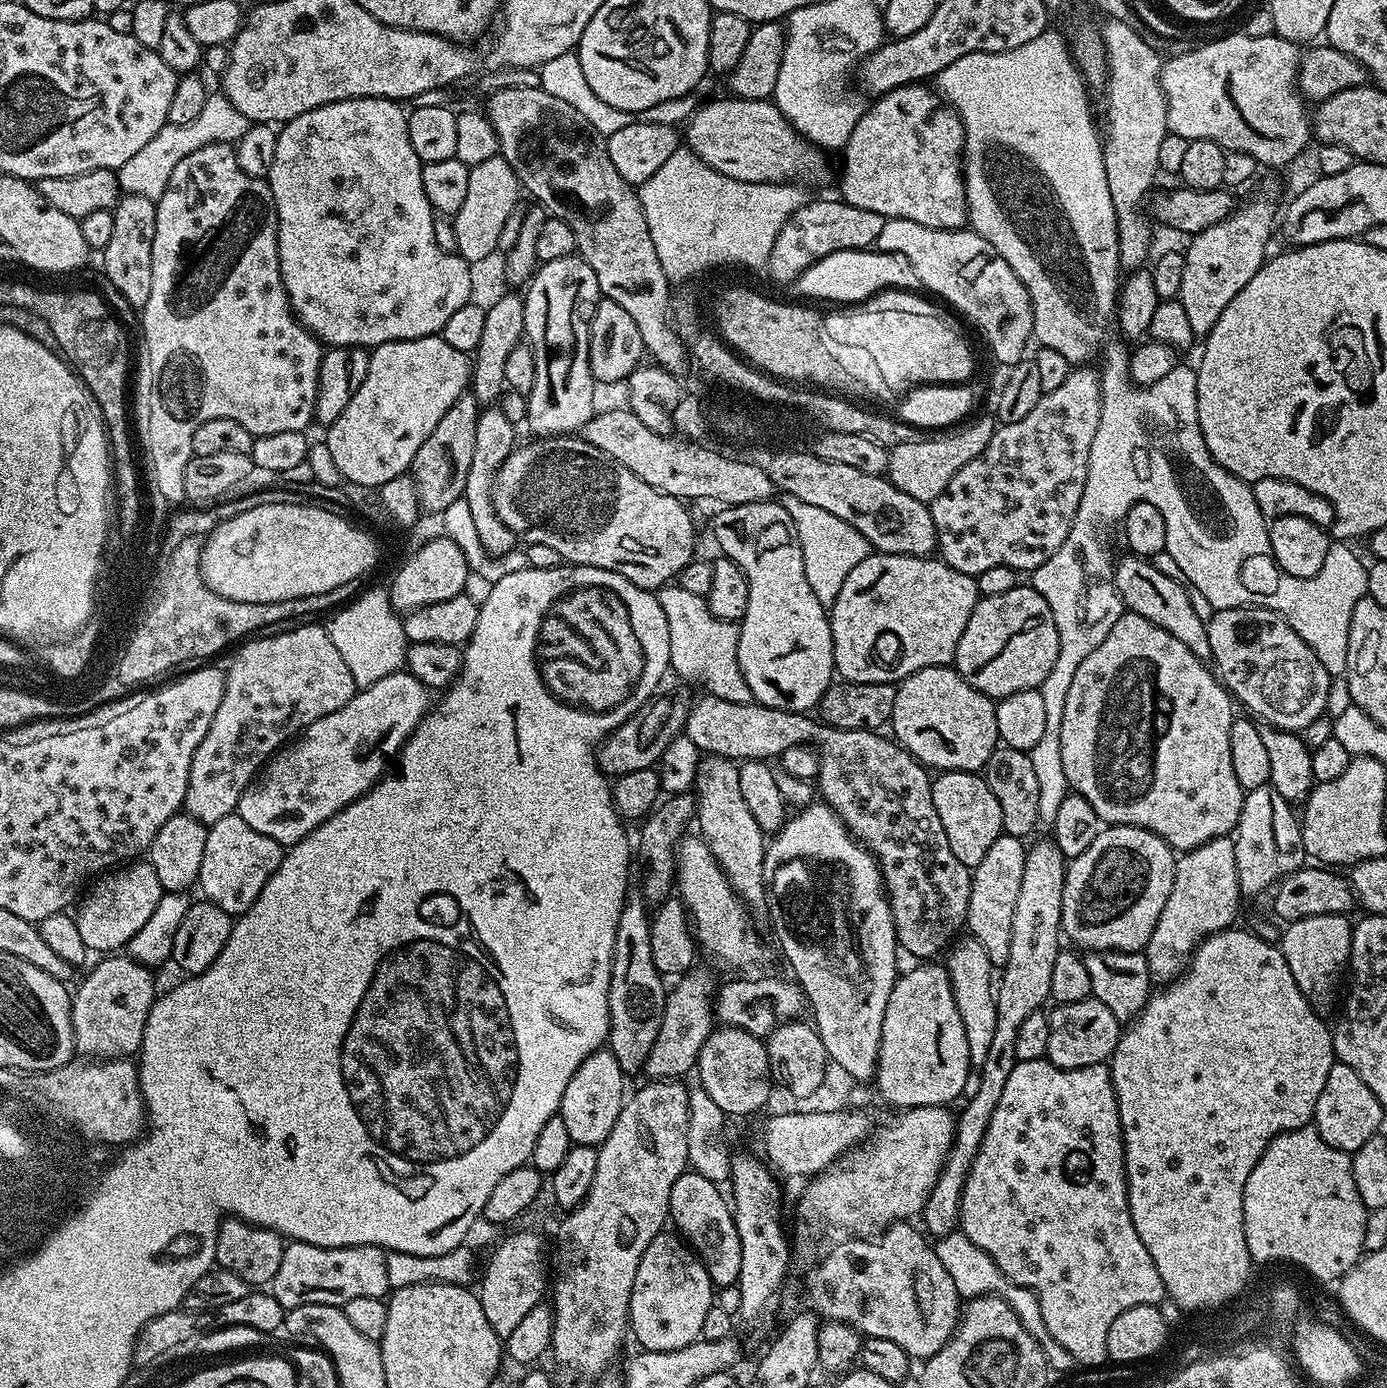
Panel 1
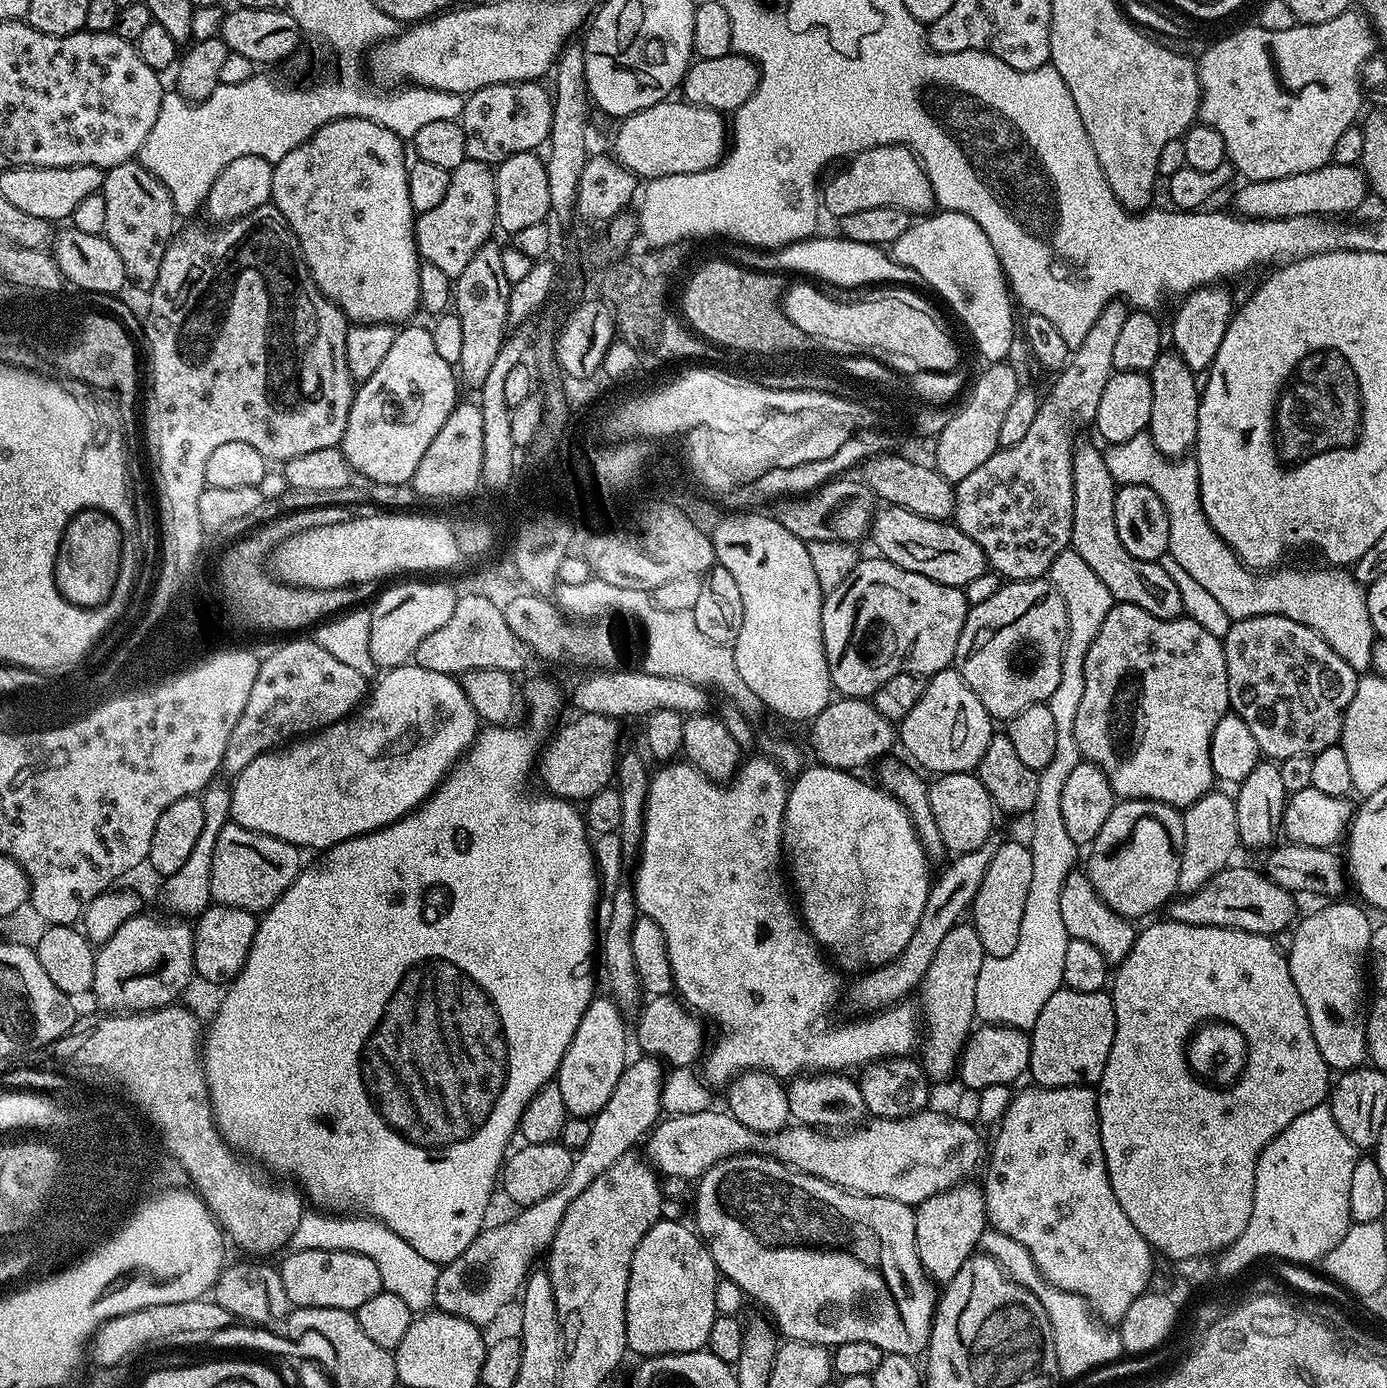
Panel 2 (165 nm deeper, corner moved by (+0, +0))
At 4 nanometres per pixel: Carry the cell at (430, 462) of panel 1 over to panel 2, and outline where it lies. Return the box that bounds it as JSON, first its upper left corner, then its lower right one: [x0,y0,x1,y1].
[451,242,512,390]

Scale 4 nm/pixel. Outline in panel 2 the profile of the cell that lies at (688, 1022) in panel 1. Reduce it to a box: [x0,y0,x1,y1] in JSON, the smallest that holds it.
[435,1055,666,1328]

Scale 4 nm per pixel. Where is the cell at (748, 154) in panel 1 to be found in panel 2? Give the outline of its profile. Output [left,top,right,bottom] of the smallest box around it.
[611,98,730,181]

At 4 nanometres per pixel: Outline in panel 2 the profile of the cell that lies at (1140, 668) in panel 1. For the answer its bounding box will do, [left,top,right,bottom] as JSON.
[1074,603,1229,810]

